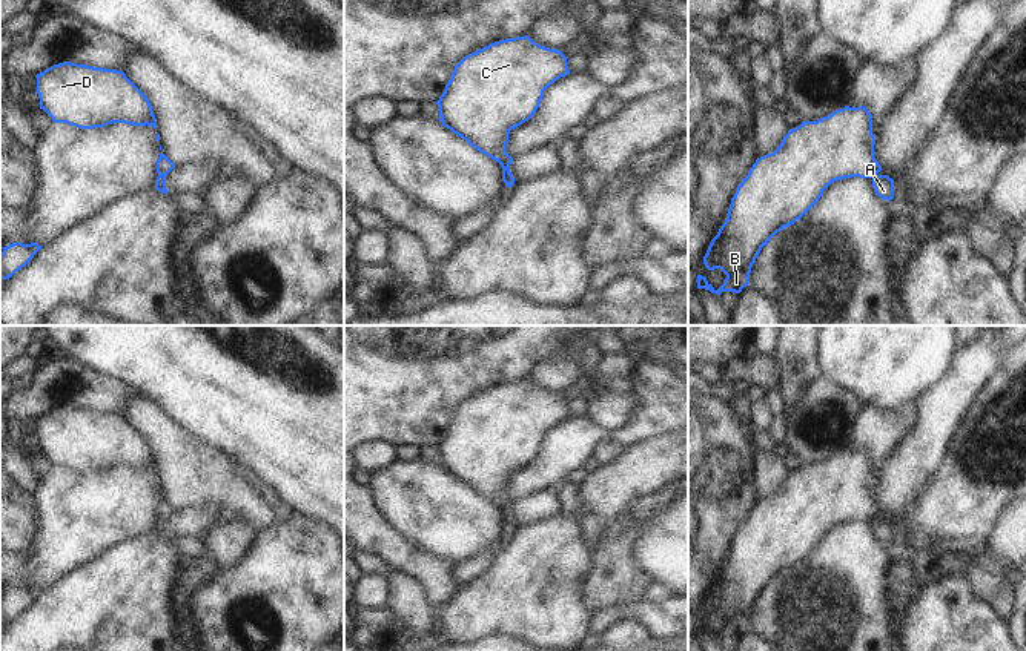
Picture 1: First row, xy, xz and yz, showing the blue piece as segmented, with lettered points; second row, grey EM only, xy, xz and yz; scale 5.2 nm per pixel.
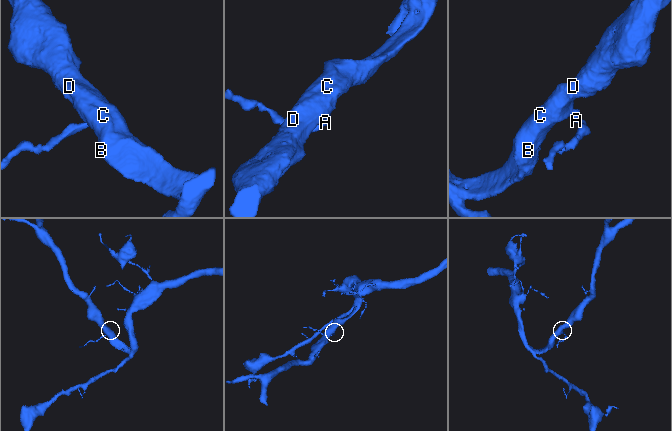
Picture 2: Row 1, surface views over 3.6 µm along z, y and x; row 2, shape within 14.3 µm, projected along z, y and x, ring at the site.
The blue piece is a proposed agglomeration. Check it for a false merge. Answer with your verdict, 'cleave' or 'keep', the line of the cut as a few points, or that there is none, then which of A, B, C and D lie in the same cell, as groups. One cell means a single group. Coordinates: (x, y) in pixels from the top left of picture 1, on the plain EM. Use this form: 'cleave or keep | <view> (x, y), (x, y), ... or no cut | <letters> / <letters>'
cleave | xy (158, 518), (165, 521) | A / B C D

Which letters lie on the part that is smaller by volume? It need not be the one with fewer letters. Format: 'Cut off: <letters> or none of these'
Cut off: A

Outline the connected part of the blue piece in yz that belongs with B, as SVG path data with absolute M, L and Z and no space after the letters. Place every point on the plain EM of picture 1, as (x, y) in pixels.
M865 450L837 453L817 465L802 465L789 473L780 490L756 504L743 525L737 530L717 579L703 600L708 614L720 613L726 622L716 634L705 620L697 619L697 633L717 640L722 636L740 637L750 626L751 611L762 591L782 573L800 563L834 525L843 522L872 522L882 514L874 501L871 458Z

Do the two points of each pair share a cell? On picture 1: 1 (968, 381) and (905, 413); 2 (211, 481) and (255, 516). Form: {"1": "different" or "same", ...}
{"1": "different", "2": "same"}

